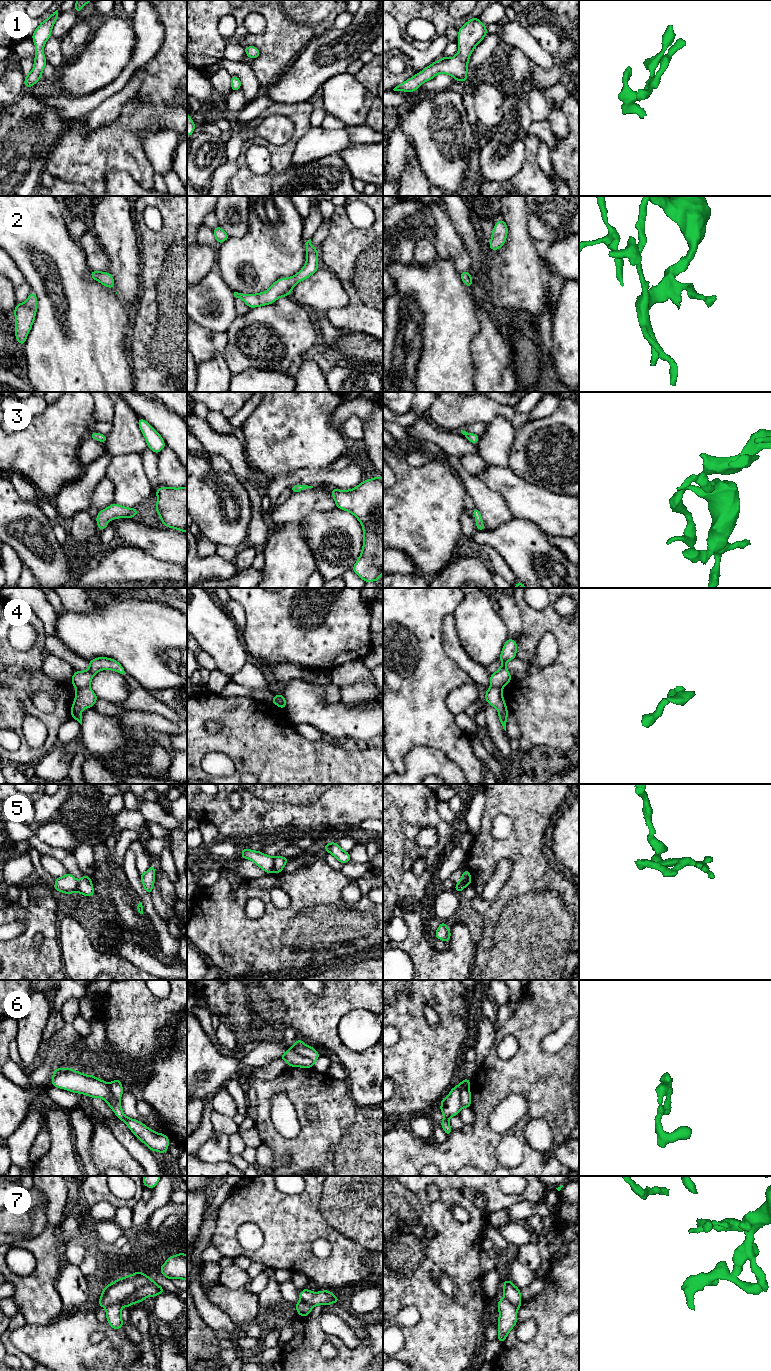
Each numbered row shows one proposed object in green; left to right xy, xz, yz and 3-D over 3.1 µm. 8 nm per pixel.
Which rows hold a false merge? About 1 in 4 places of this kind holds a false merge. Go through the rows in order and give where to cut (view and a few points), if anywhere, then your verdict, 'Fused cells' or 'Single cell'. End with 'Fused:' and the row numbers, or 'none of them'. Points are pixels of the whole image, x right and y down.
1: No split. Single cell
2: No split. Single cell
3: No split. Single cell
4: No split. Single cell
5: No split. Single cell
6: Split along yz (468, 1087), (461, 1093), (461, 1107). Fused cells
7: Split along xy (156, 1284), (143, 1285), (106, 1308). Fused cells
Fused: 6, 7

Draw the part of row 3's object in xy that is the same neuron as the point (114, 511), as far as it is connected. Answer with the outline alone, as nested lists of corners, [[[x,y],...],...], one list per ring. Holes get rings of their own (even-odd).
[[[112,503],[109,507],[98,512],[96,521],[98,528],[103,531],[108,522],[117,518],[134,518],[138,513],[138,508],[128,508],[116,503]]]

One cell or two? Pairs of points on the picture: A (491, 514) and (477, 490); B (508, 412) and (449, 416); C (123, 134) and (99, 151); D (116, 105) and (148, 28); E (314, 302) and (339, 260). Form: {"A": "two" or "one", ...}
{"A": "one", "B": "one", "C": "one", "D": "two", "E": "two"}

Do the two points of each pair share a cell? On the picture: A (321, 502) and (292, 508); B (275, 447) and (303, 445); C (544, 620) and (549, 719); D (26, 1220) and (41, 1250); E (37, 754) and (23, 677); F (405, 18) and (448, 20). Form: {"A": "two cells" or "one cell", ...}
{"A": "one cell", "B": "one cell", "C": "one cell", "D": "two cells", "E": "one cell", "F": "one cell"}

